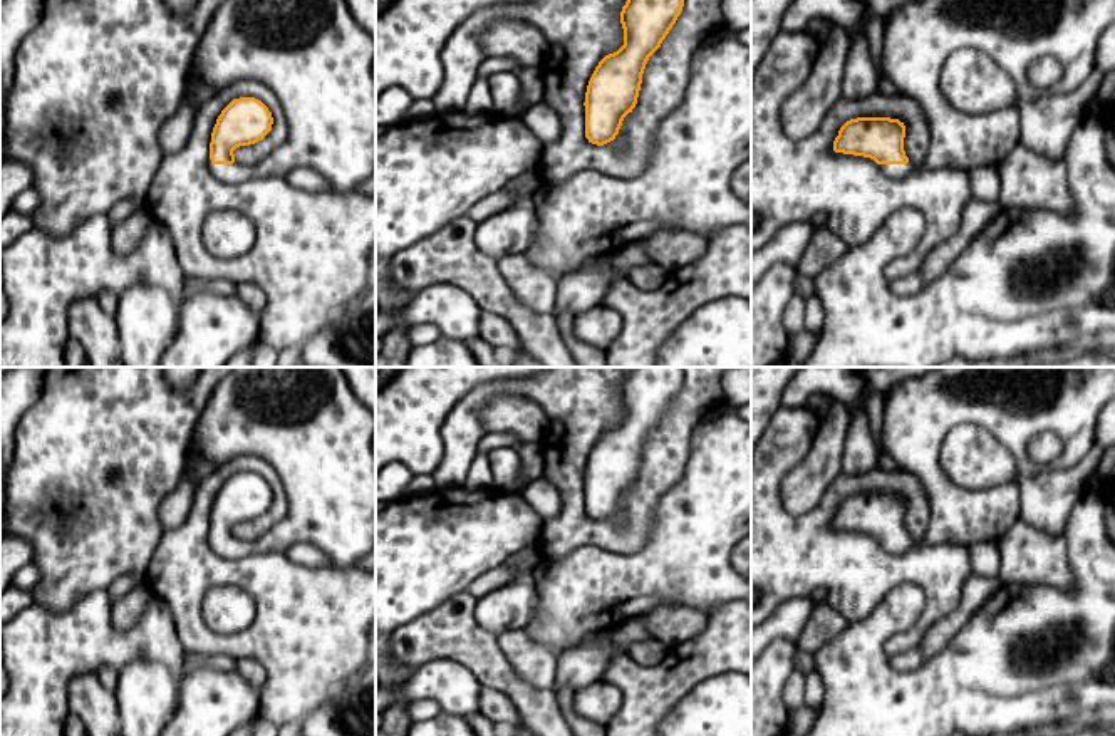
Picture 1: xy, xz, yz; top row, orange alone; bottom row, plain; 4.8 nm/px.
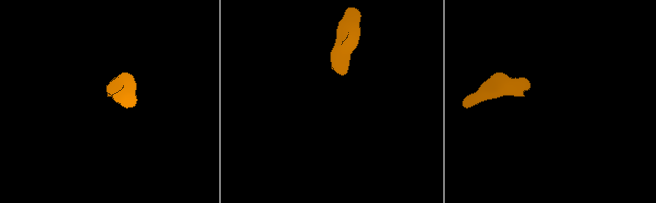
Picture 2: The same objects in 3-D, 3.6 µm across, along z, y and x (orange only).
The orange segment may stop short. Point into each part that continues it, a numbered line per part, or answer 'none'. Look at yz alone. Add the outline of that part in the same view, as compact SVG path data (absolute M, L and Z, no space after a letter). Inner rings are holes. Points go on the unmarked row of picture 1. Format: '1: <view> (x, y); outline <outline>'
1: yz (891, 545); outline M912 538L907 540L880 540L880 545L884 547L884 550L887 550L889 553L905 553L907 550L910 550L915 543Z

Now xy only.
1: xy (307, 423); outline M233 367L215 387L201 412L189 448L200 461L223 464L236 456L258 456L272 464L288 498L287 515L253 542L213 540L210 547L223 558L243 558L265 552L287 552L298 542L322 550L330 565L359 567L376 550L376 416L352 392L340 367Z

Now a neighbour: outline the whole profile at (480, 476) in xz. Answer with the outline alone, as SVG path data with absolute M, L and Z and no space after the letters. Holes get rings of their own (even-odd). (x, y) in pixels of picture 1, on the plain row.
M488 453L475 454L463 486L468 490L493 488L493 473L491 473L491 464L488 461Z

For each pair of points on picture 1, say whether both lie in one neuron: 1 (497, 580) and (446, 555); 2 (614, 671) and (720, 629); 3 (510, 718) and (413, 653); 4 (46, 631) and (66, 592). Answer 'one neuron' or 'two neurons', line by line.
1: two neurons
2: one neuron
3: two neurons
4: two neurons

